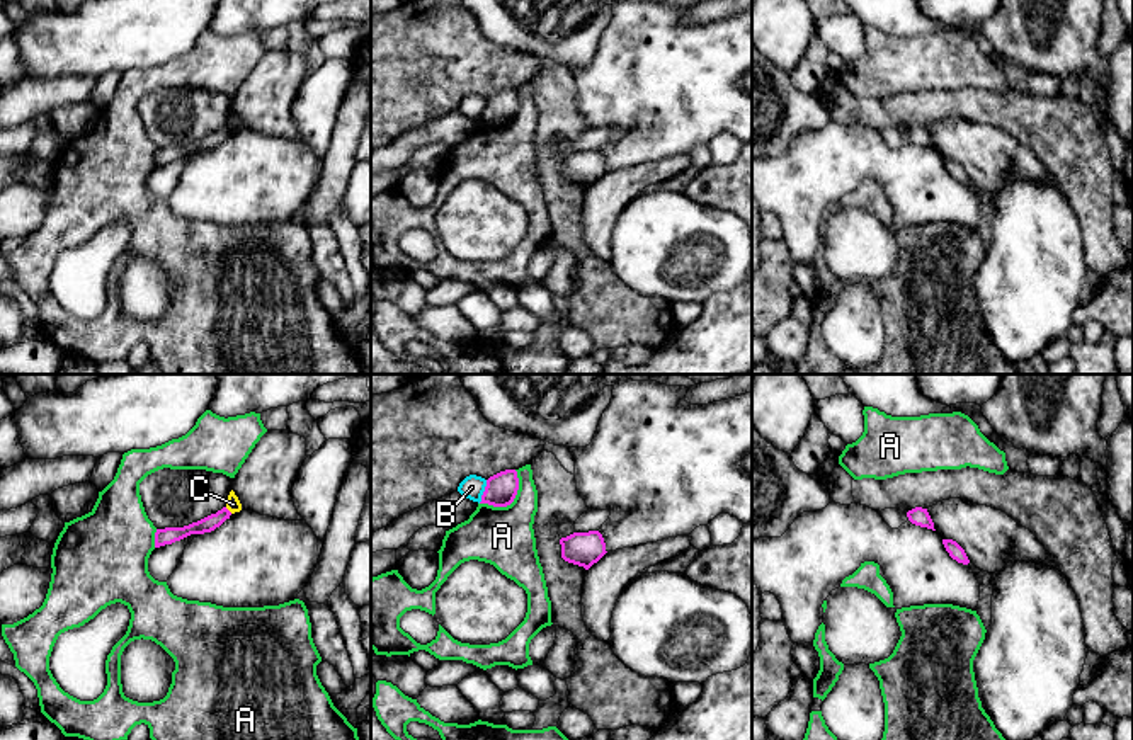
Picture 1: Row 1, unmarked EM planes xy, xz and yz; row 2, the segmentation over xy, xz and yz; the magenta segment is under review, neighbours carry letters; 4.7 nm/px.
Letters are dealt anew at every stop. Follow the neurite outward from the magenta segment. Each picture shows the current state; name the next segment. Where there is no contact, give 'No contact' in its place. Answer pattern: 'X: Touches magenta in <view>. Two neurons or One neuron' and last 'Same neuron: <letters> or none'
A: Touches magenta in xz. Two neurons
B: Touches magenta in xz. Two neurons
C: Touches magenta in xy. Two neurons
Same neuron: none

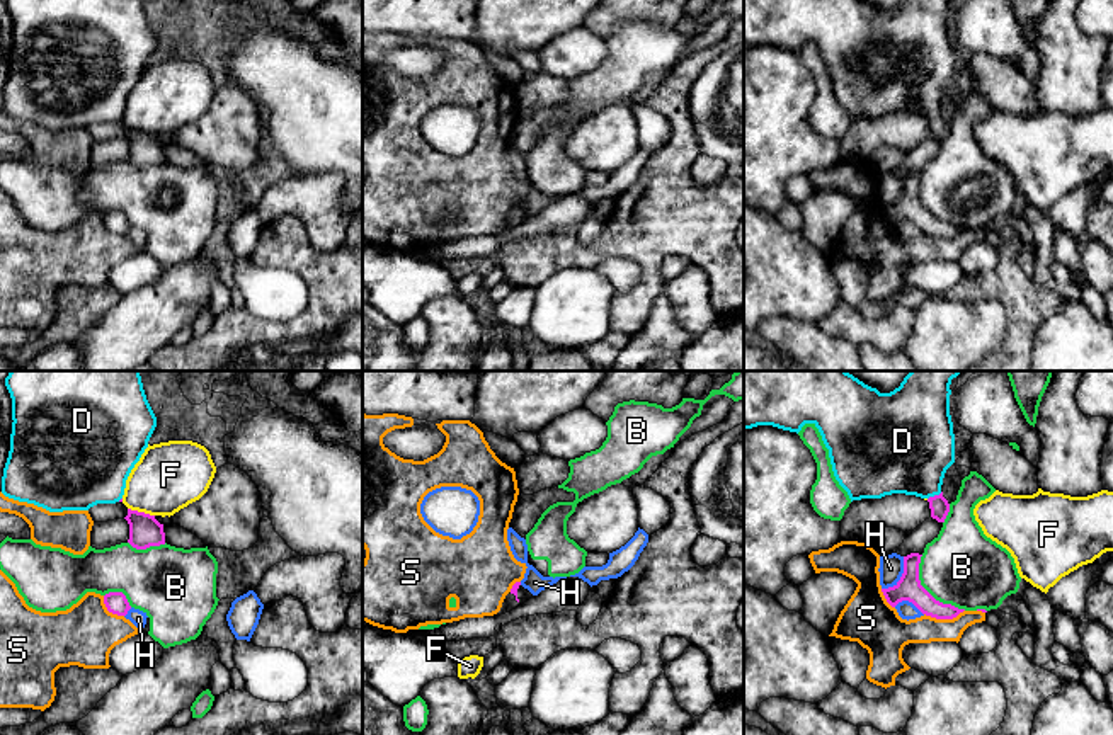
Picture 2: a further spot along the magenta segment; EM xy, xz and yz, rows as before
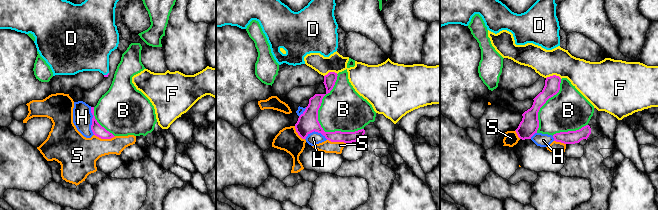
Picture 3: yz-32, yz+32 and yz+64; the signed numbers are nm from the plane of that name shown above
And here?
B: Touches magenta in yz. Two neurons
D: Touches magenta in yz. One neuron
F: Touches magenta in xy. Two neurons
H: Touches magenta in yz. Two neurons
S: Touches magenta in yz. Two neurons
Same neuron: D

